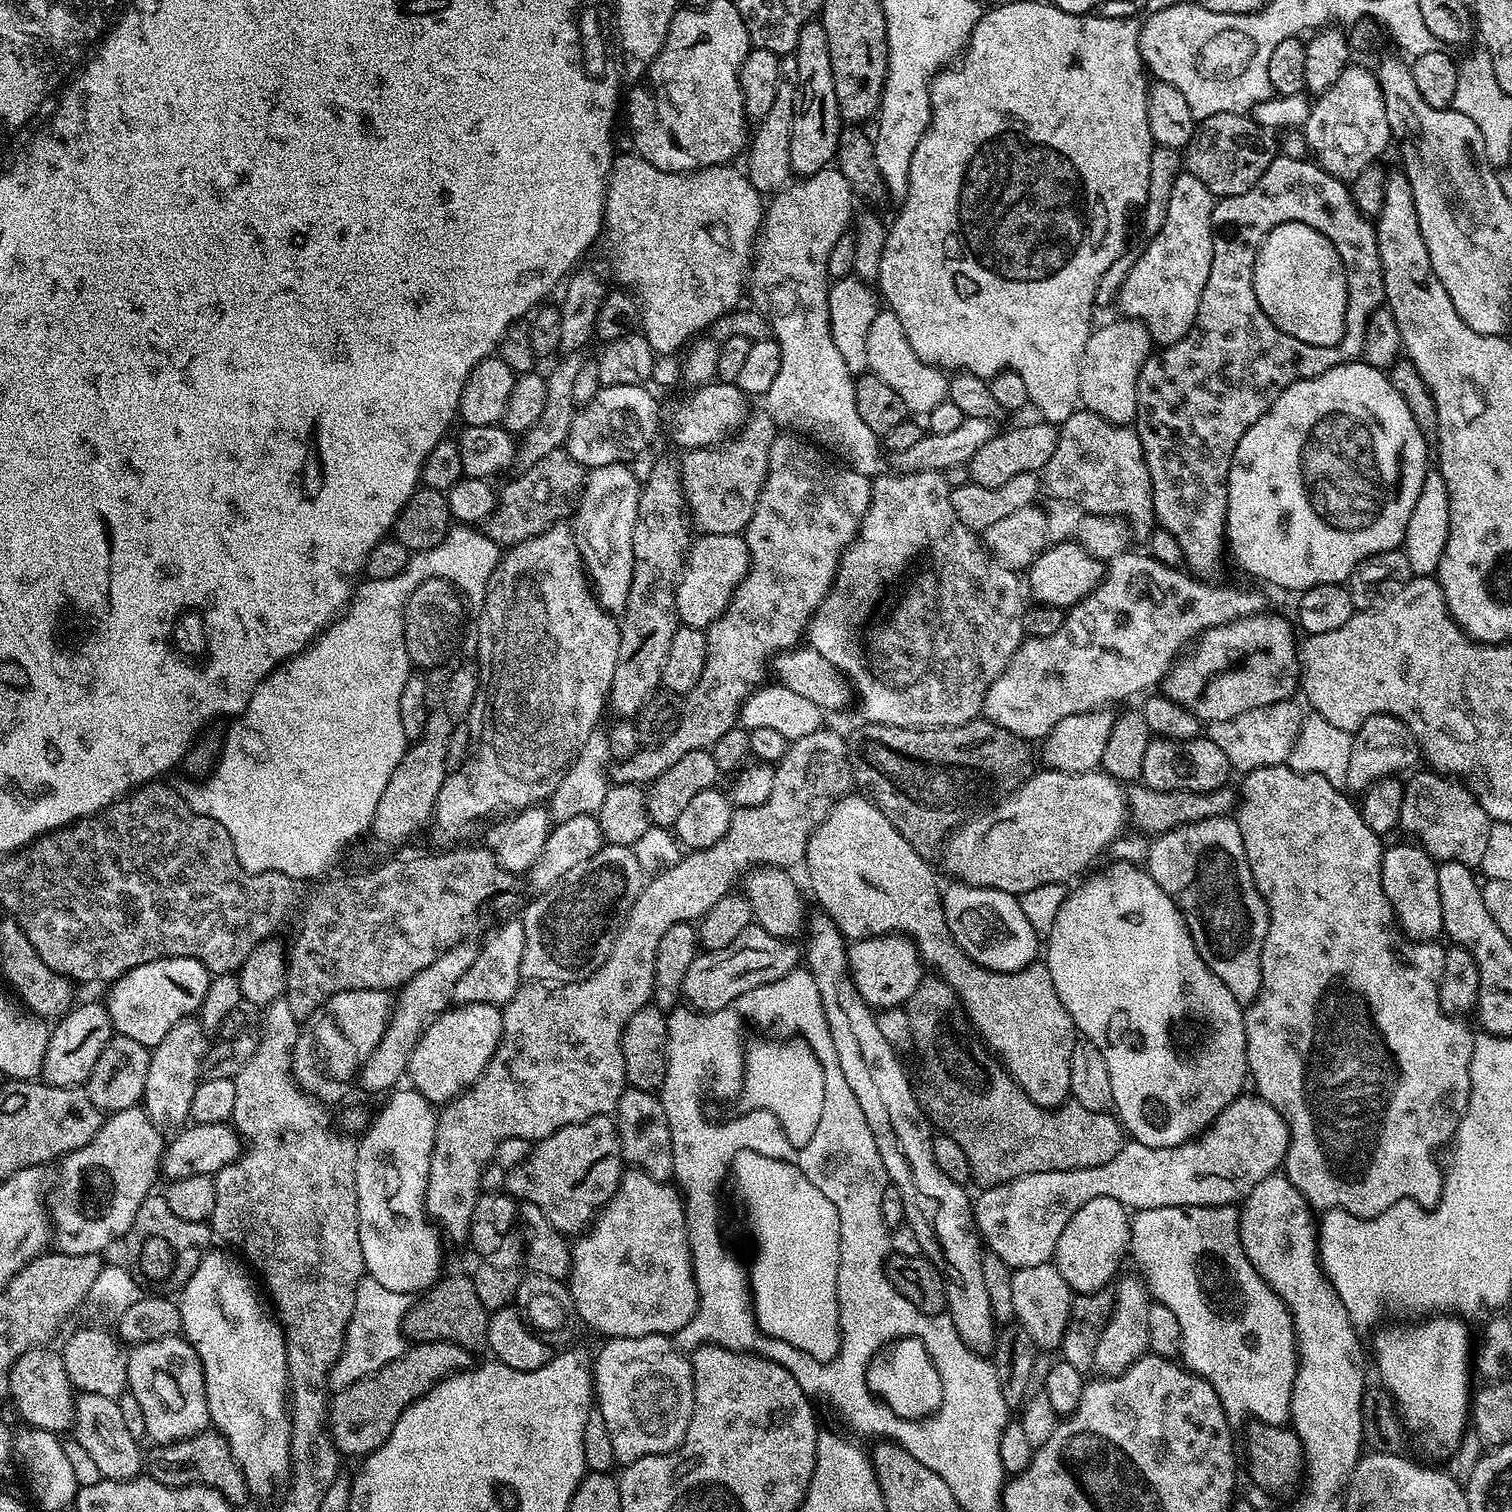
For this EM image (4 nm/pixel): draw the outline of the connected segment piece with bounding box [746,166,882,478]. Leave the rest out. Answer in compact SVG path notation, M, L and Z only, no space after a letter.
M835 166L818 170L818 174L805 176L789 183L771 197L764 213L762 231L756 237L750 275L746 281L746 292L752 295L751 307L766 317L771 328L771 339L775 340L782 354L782 366L778 366L778 378L774 378L772 413L777 429L799 434L821 449L832 448L831 455L837 461L854 469L858 474L872 478L881 471L880 452L882 440L862 418L858 418L858 406L854 402L854 373L842 362L838 346L830 334L830 310L828 309L828 259L834 242L849 231L854 220L854 193L850 182Z

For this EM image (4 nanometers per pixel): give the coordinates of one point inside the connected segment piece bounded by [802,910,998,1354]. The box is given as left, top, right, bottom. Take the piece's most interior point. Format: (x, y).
(938, 1210)

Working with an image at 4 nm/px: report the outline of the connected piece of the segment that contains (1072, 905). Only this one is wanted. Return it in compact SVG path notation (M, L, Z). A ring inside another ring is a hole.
M1112 862L1109 865L1105 872L1100 872L1097 876L1089 875L1087 877L1089 880L1081 888L1073 887L1068 893L1066 902L1062 902L1062 910L1058 910L1058 918L1054 918L1054 930L1050 930L1046 938L1048 973L1050 978L1054 978L1054 990L1058 990L1058 998L1062 1006L1066 1006L1070 1018L1076 1023L1077 1033L1083 1039L1094 1042L1094 1046L1102 1050L1102 1058L1106 1058L1106 1070L1110 1074L1112 1108L1125 1133L1142 1146L1173 1148L1201 1136L1205 1130L1211 1128L1218 1114L1222 1114L1222 1110L1226 1110L1226 1106L1230 1106L1230 1102L1237 1100L1245 1091L1244 1080L1246 1084L1250 1076L1246 1058L1245 1009L1236 1001L1234 994L1226 990L1224 983L1208 969L1194 946L1180 908L1166 894L1166 890L1162 890L1162 886L1154 882L1152 875L1143 867L1127 862ZM1151 1100L1161 1104L1168 1111L1161 1128L1154 1121L1148 1120L1147 1114L1144 1113L1144 1104L1150 1103Z

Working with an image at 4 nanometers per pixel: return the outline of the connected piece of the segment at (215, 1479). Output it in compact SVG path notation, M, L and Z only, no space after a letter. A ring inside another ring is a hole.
M205 1430L188 1440L174 1441L172 1444L157 1444L146 1452L146 1472L152 1479L171 1488L181 1488L191 1484L205 1484L218 1490L234 1506L240 1506L249 1499L248 1487L241 1474L236 1459L232 1456L226 1438L215 1430Z

